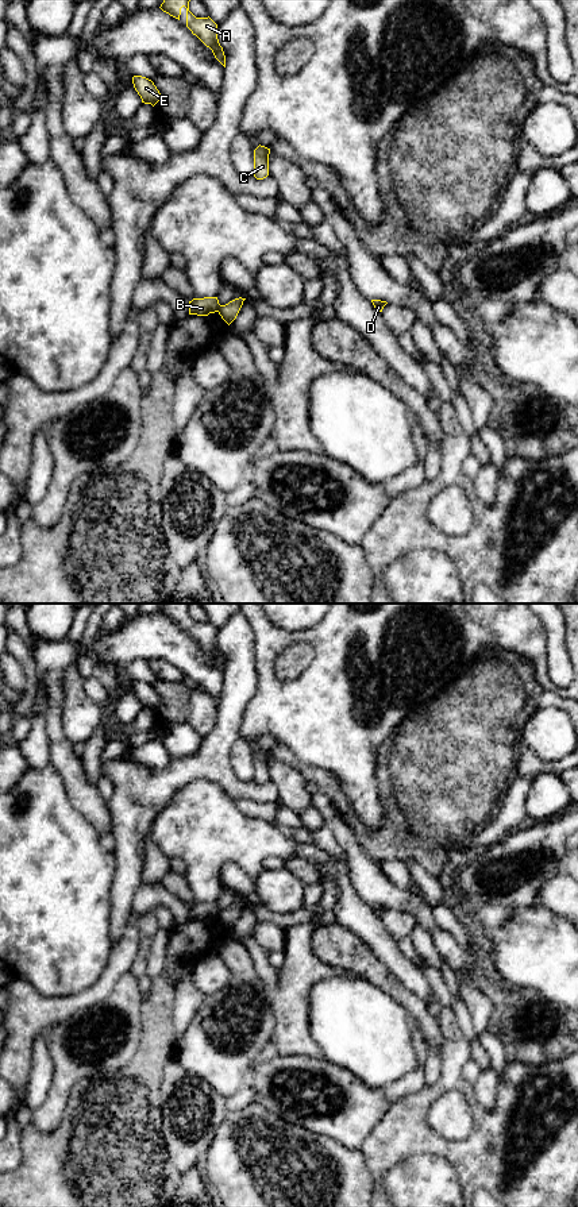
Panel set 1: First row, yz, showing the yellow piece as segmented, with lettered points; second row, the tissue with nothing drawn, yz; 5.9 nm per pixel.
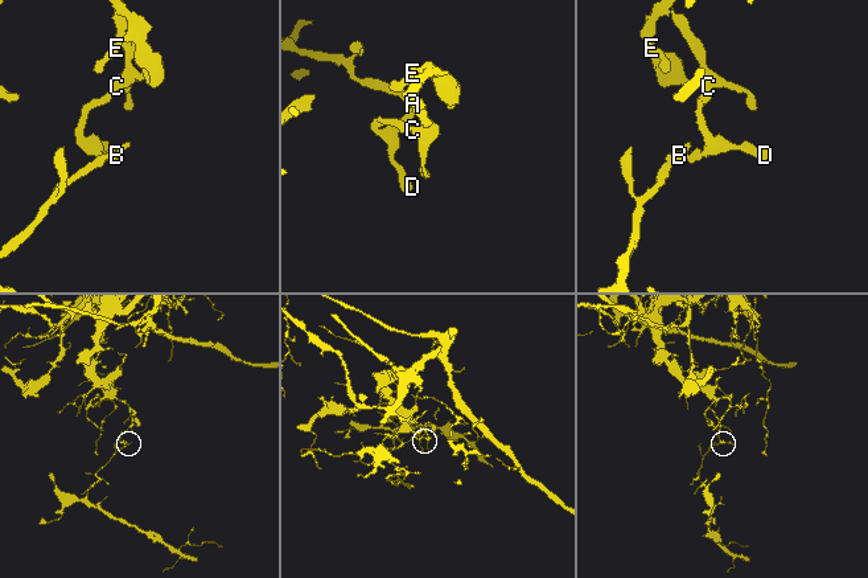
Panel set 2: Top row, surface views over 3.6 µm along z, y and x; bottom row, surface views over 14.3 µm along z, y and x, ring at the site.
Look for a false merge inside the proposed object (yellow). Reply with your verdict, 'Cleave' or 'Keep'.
Cleave

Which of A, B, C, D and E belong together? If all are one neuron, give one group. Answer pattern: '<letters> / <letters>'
A C D E / B

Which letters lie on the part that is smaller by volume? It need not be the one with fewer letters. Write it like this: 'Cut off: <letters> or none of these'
Cut off: B

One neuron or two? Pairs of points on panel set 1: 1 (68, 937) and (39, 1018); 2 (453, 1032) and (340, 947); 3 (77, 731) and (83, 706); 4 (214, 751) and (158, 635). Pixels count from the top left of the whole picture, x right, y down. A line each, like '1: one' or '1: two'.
1: two
2: two
3: one
4: two

